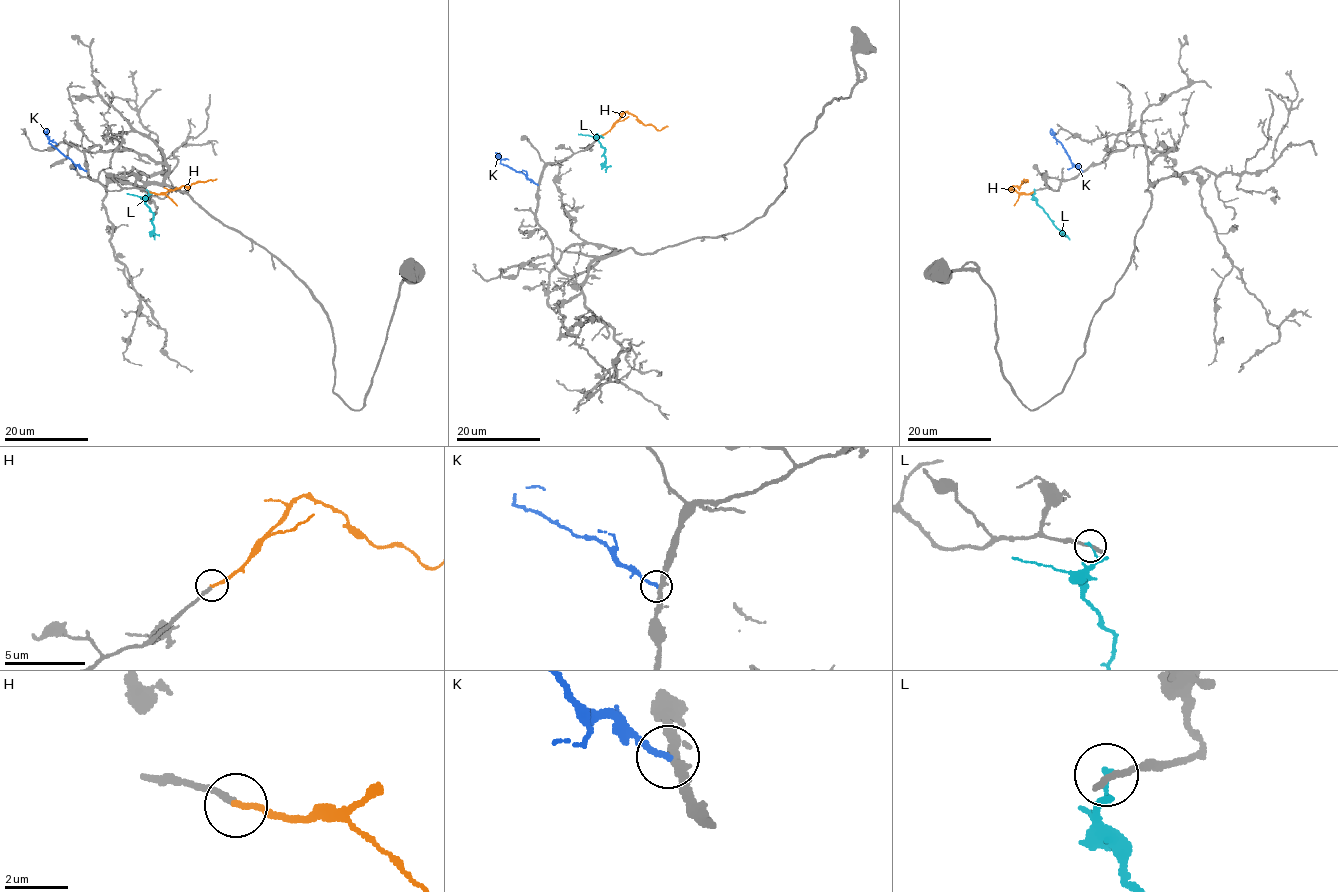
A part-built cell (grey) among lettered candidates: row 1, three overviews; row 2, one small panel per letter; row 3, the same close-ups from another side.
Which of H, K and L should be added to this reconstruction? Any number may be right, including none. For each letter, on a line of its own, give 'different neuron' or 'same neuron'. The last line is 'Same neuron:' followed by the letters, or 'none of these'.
H: same neuron
K: different neuron
L: different neuron
Same neuron: H

